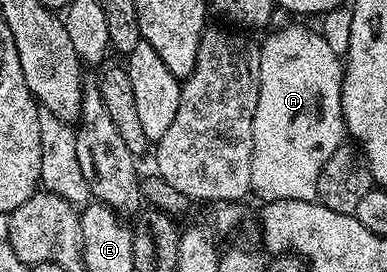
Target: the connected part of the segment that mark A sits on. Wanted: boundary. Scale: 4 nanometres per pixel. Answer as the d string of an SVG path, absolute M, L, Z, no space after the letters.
M287 25L284 29L275 29L259 45L259 58L261 59L261 75L259 76L259 94L257 95L257 111L253 115L253 175L251 176L251 188L254 196L263 197L264 202L284 201L285 199L297 199L298 201L314 201L319 196L317 191L317 179L321 175L321 167L337 147L345 143L347 125L343 122L341 111L341 87L343 86L344 62L335 54L335 49L319 33L306 29L303 25Z

